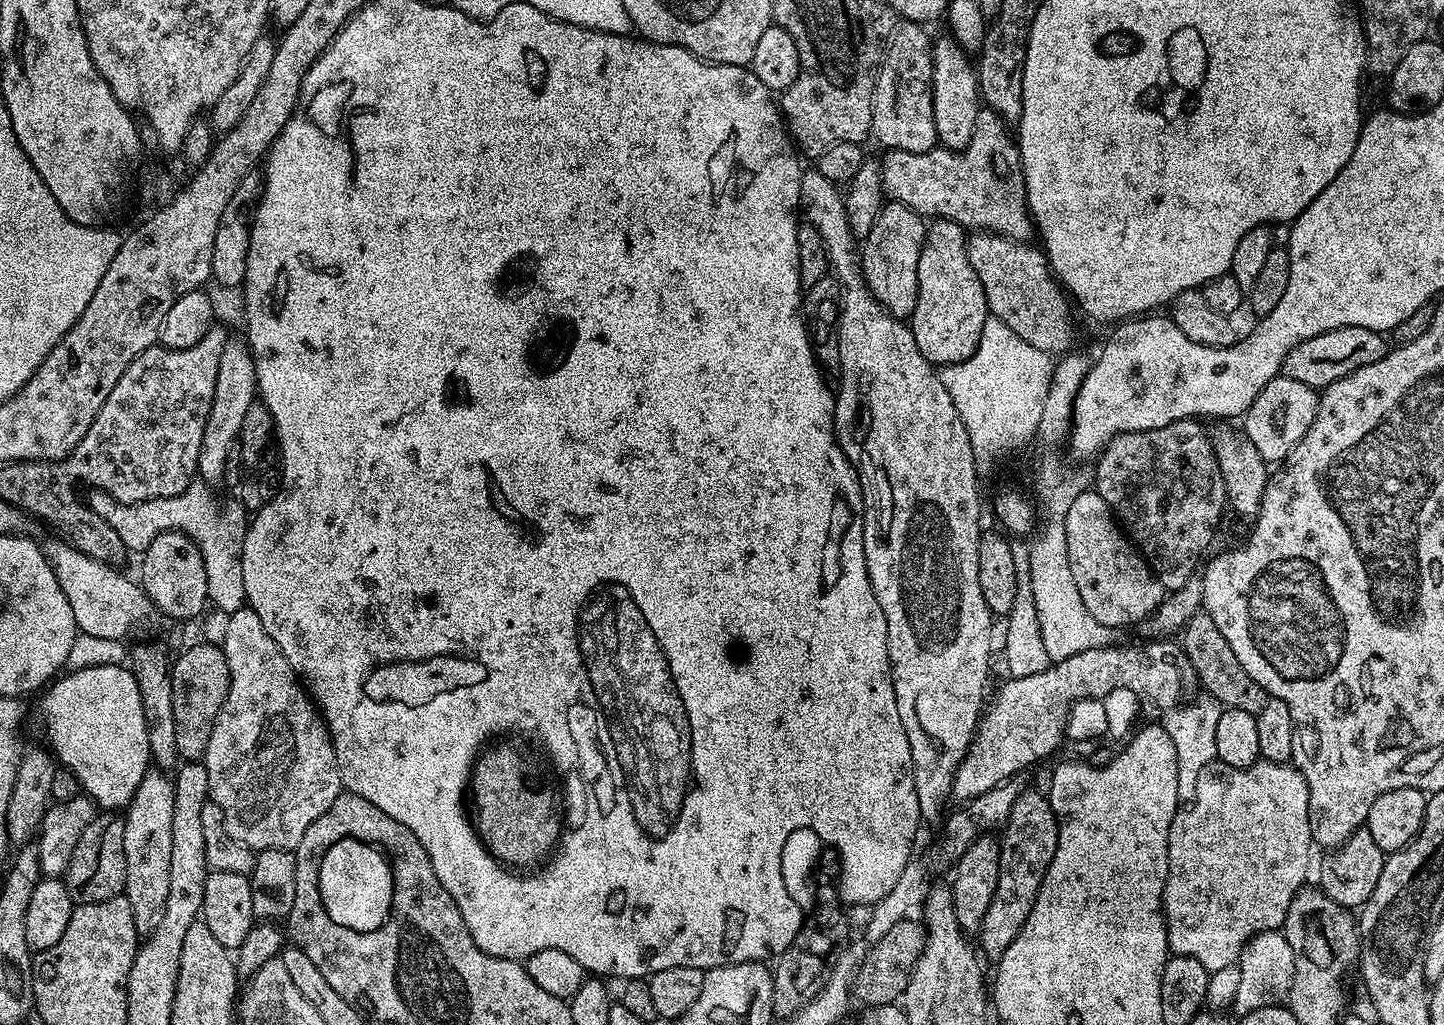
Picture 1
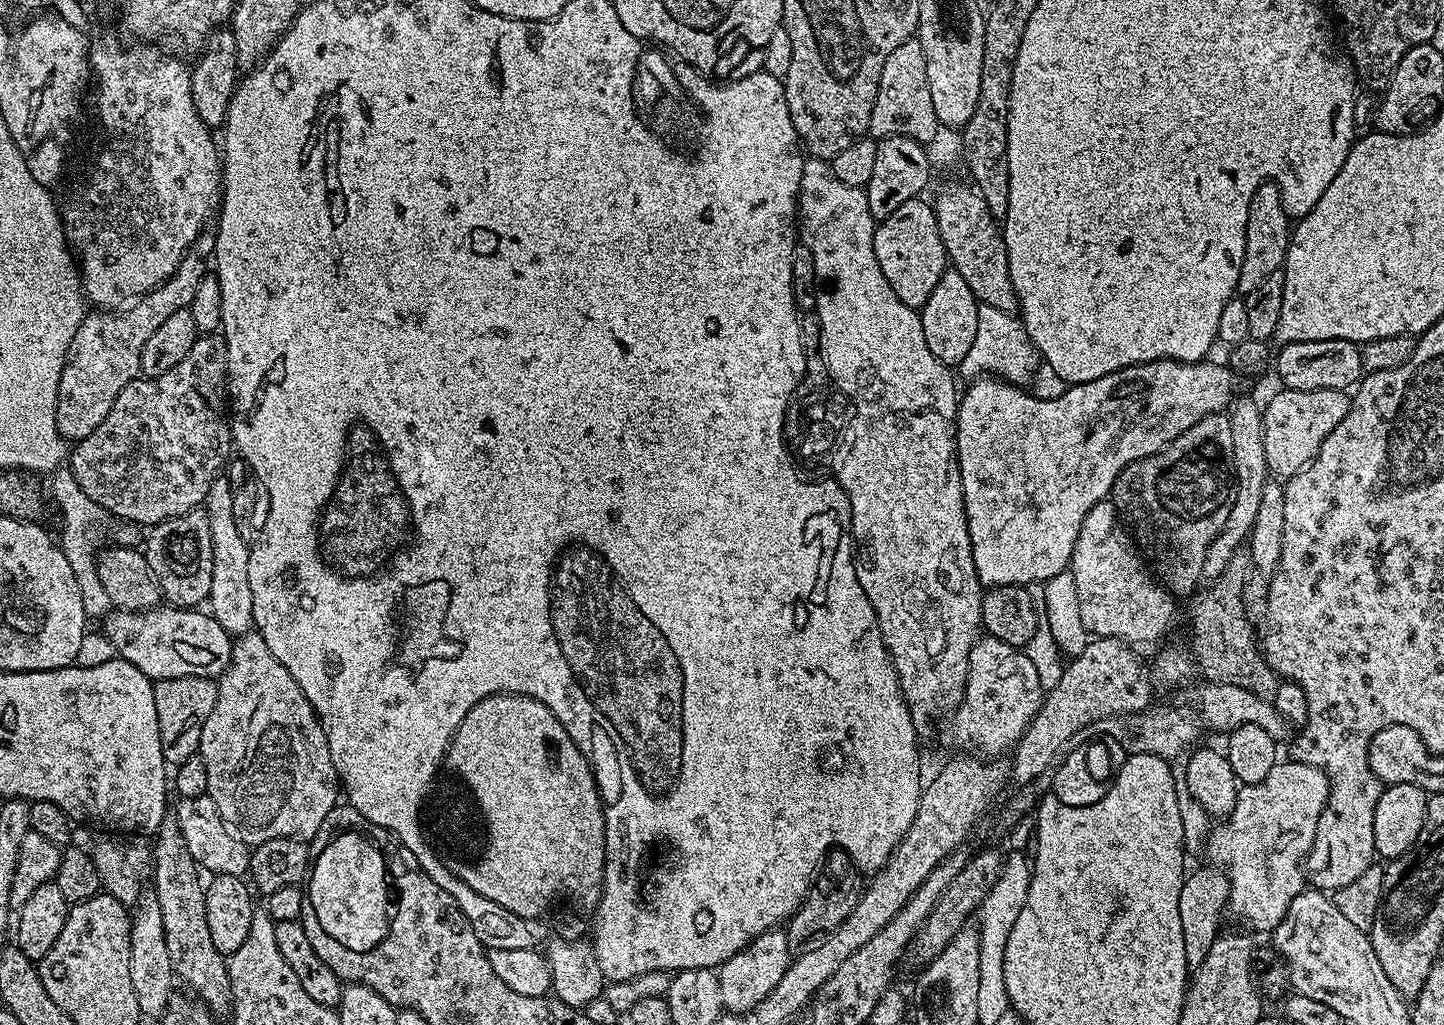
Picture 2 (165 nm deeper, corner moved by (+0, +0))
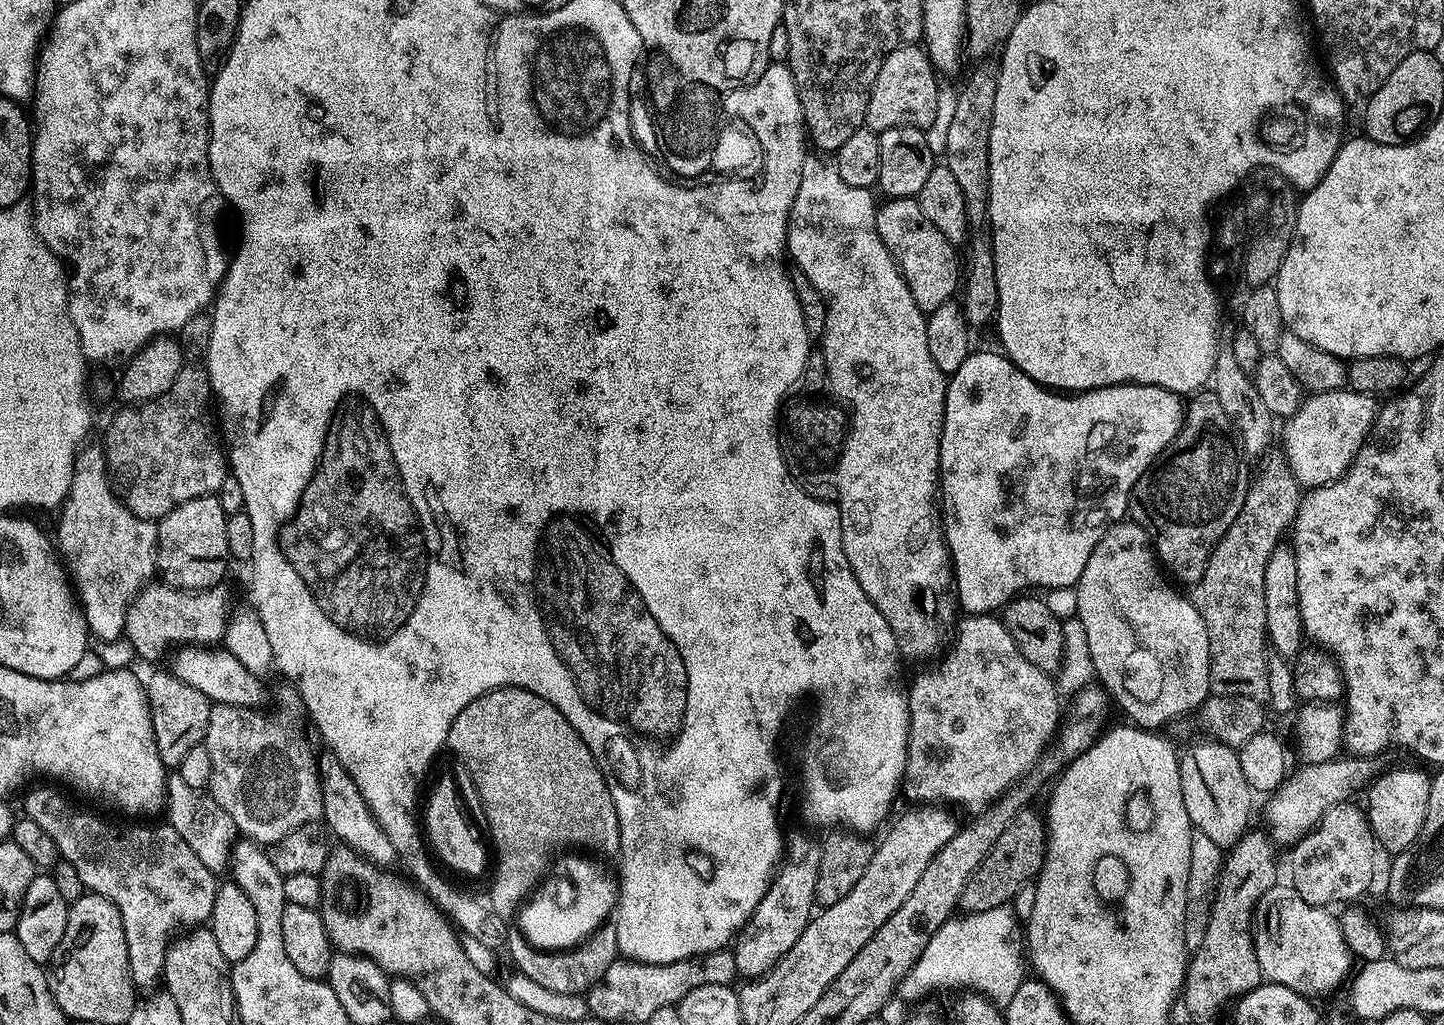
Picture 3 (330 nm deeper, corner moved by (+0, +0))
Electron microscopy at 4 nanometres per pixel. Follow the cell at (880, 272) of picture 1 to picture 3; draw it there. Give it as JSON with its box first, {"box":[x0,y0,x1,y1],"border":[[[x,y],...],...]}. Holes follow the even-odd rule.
{"box":[876,199,962,314],"border":[[[885,199],[876,210],[876,233],[896,260],[906,286],[910,286],[910,294],[914,294],[914,302],[922,311],[927,314],[938,310],[938,306],[949,303],[957,295],[962,284],[962,260],[958,255],[957,245],[952,244],[946,234],[942,234],[942,230],[938,230],[938,226],[934,226],[934,222],[926,218],[926,214],[922,214],[922,206],[915,199]]]}

